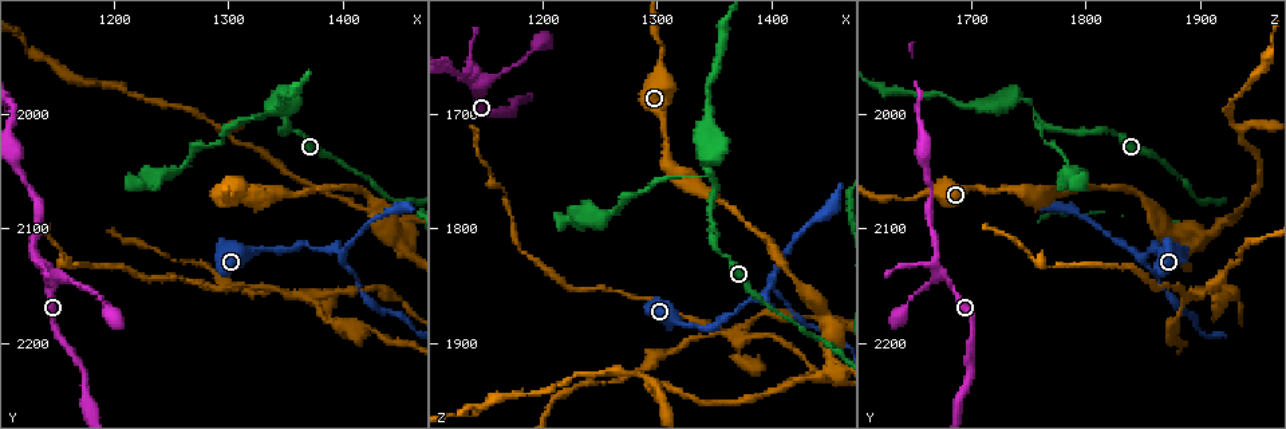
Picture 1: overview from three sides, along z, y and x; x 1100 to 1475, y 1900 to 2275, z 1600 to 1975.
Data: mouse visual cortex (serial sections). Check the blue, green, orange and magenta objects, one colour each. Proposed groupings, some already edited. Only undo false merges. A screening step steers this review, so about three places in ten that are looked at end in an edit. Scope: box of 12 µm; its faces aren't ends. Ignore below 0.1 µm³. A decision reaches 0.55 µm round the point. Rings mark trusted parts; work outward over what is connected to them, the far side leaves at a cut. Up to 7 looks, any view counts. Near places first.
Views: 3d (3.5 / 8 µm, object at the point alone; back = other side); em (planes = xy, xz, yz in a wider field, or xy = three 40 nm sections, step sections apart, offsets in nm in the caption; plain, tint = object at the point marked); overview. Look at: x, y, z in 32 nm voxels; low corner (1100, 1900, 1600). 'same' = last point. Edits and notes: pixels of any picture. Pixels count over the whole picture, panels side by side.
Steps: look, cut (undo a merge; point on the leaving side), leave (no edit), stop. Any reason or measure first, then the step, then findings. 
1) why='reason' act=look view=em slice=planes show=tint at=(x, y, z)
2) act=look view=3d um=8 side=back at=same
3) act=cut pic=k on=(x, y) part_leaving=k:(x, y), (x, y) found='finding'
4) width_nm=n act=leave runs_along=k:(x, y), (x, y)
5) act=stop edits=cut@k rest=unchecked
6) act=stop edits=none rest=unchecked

why='branch point' act=look view=3d um=3.5 side=back at=(1398, 2126, 1850)

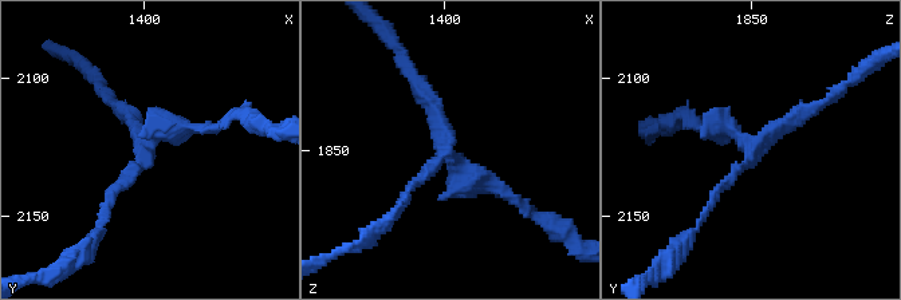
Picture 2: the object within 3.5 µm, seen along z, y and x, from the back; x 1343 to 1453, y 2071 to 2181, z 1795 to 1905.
arms=3 arm_widths_nm=100,200,200 act=look view=em slice=xy step=5 show=plain at=(1400, 2126, 1850)

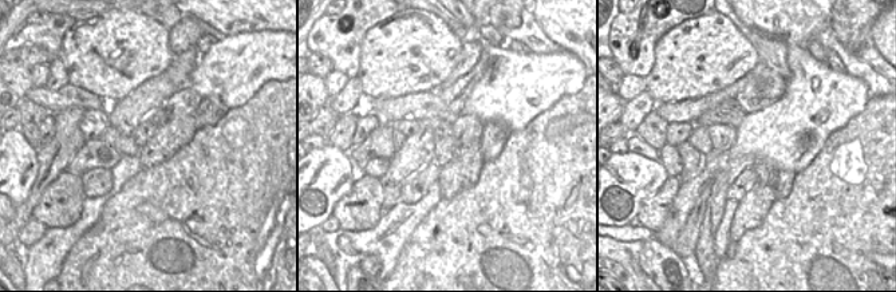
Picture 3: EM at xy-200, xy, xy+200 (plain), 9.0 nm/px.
why='with the object marked' act=look view=em slice=xy step=5 show=tint at=same

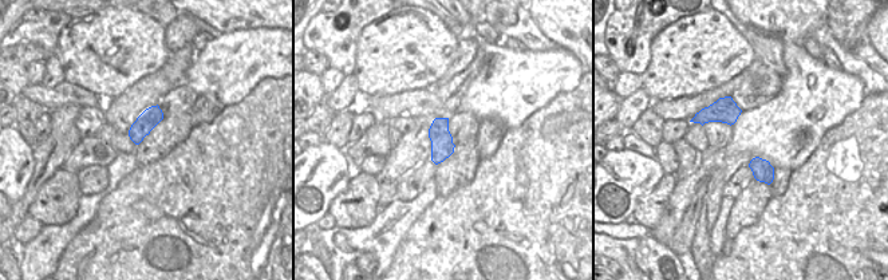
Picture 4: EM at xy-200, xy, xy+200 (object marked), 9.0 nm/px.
act=leave runs_along=2:(516, 200), (451, 158), (417, 83) found='all the same cell'

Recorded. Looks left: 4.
act=look view=3d um=3.5 at=(1348, 2002, 1758)

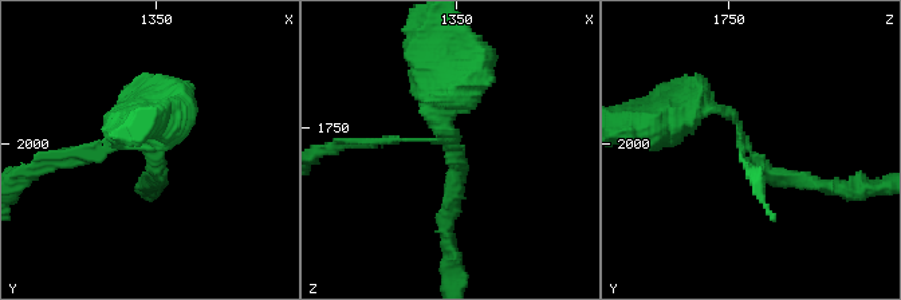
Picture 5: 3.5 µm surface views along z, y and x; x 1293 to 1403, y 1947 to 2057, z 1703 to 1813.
arms=3 arm_widths_nm=100,150,200 why='shape alone is not enough' act=look view=em slice=xy step=2 show=tint at=(1350, 2003, 1757)

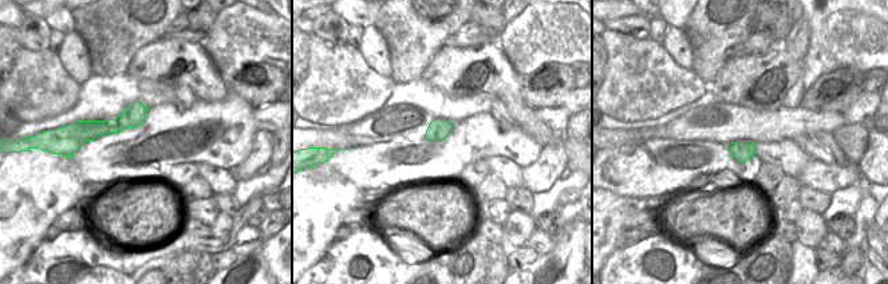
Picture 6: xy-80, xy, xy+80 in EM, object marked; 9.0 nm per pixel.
width_nm=200 act=leave runs_along=6:(143, 109), (85, 138) found='one cell here'

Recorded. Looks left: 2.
act=stop edits=none rest=unchecked

